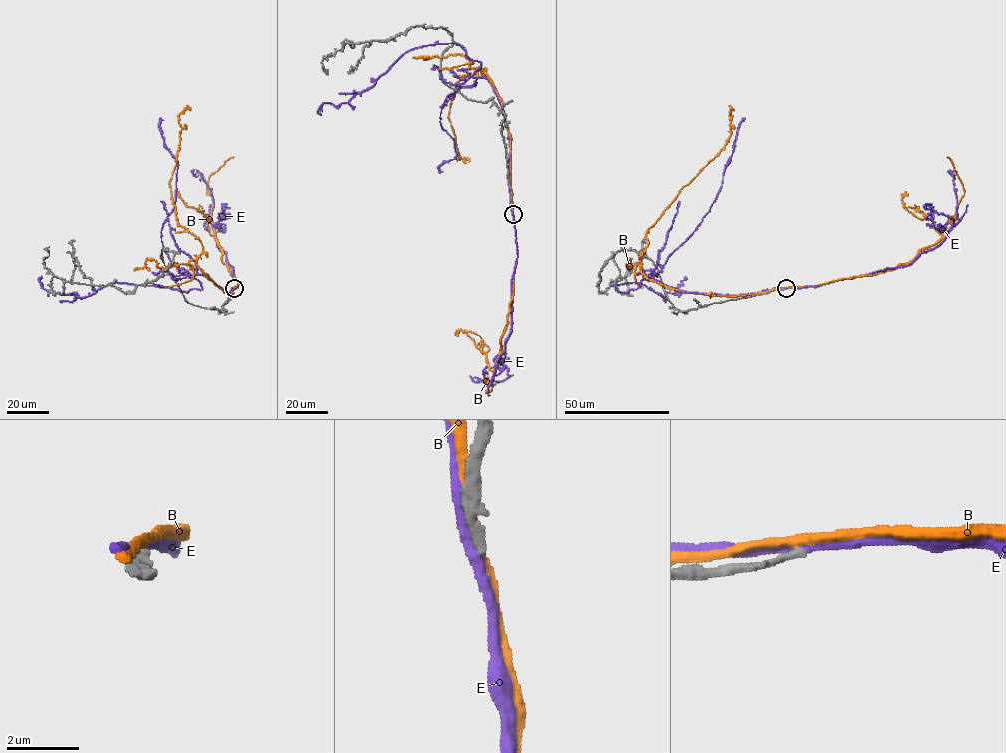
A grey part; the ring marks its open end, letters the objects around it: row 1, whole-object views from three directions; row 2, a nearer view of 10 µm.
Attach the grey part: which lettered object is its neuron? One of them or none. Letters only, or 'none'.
none

